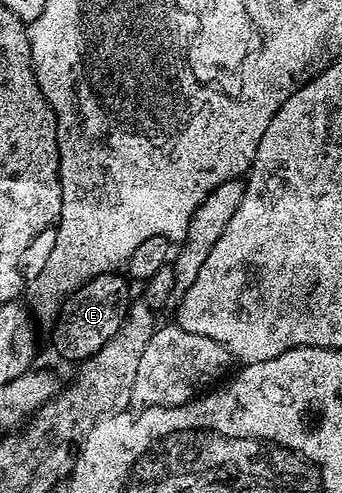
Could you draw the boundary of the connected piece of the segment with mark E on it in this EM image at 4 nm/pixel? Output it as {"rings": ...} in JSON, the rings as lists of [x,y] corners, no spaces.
{"rings":[[[122,273],[102,274],[67,297],[65,304],[59,309],[54,326],[49,330],[56,352],[65,361],[78,364],[105,348],[107,341],[115,335],[117,328],[121,328],[123,319],[127,316],[127,284],[128,279]]]}

